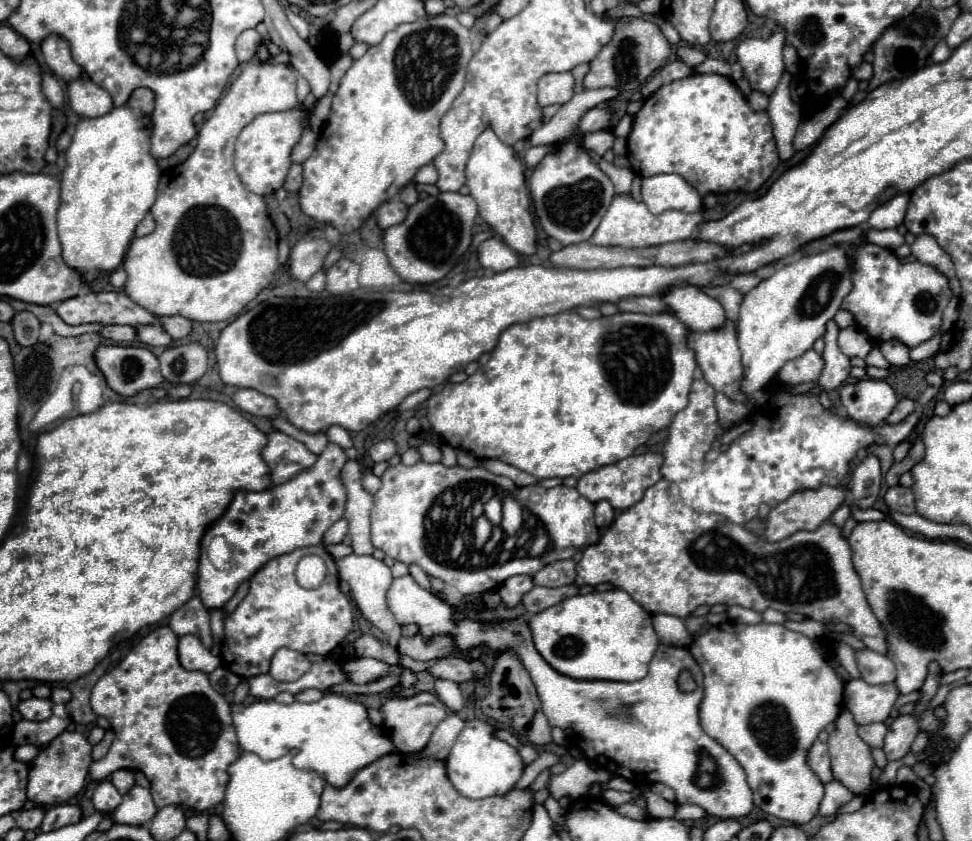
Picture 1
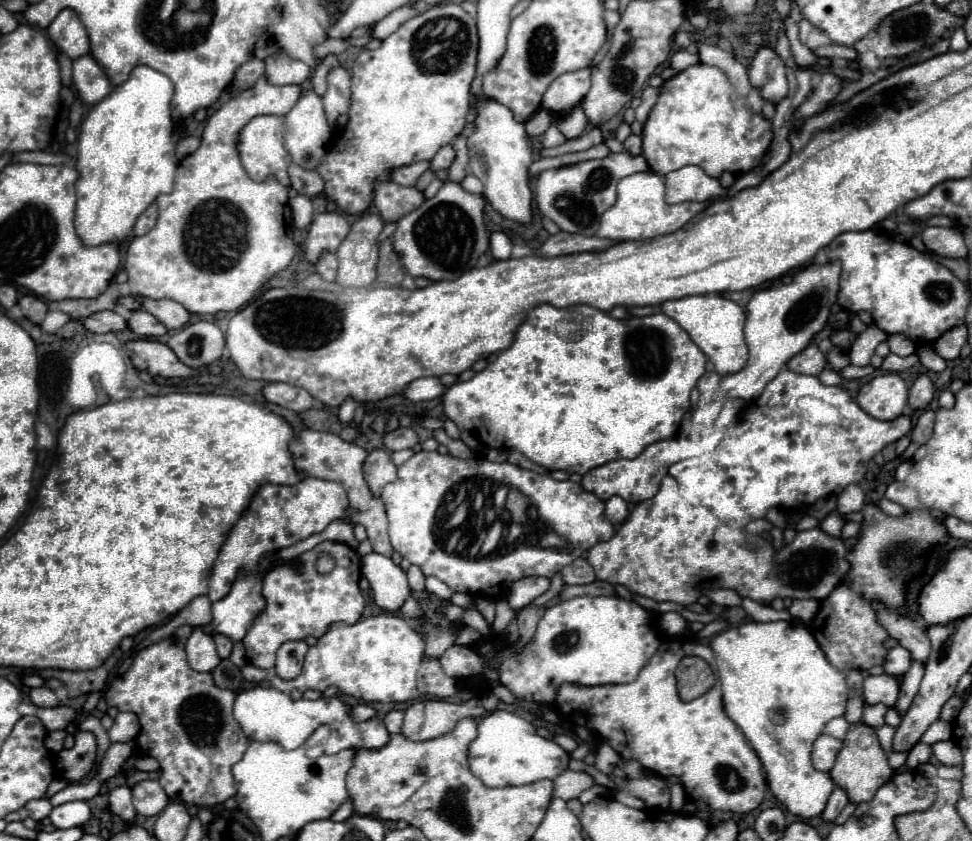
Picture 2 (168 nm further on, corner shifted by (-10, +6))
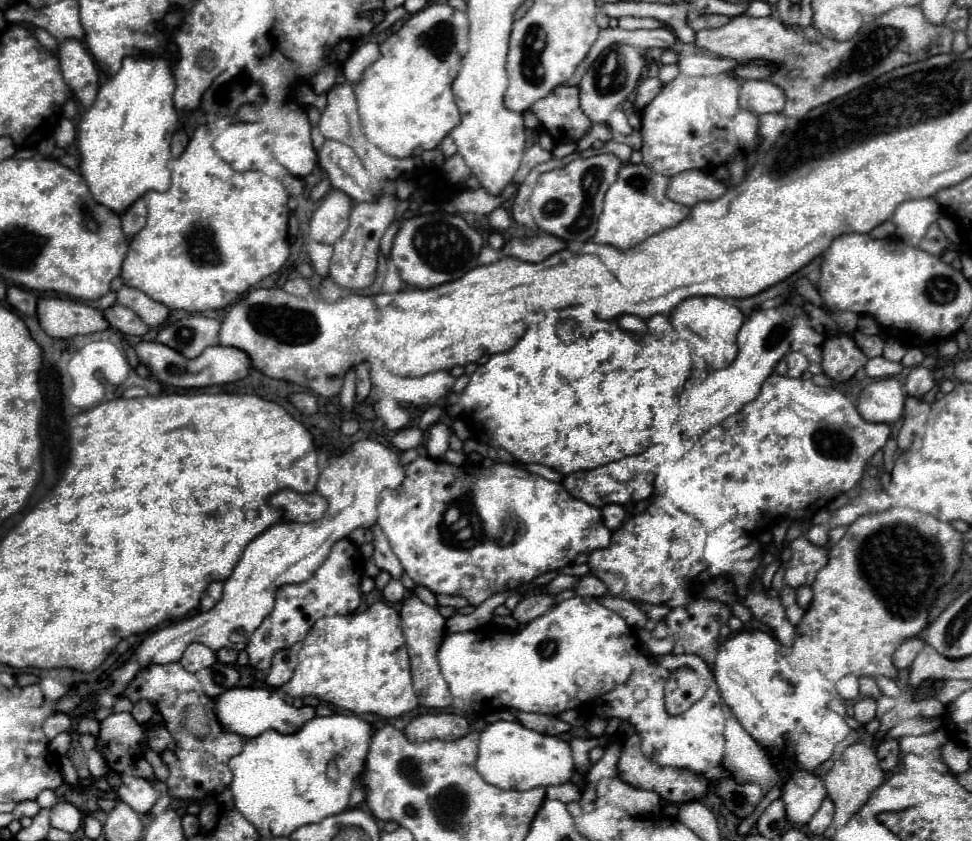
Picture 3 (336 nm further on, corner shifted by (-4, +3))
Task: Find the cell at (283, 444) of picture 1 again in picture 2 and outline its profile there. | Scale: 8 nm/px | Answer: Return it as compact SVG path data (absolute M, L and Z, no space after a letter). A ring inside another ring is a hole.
M302 429L296 433L296 437L290 441L288 445L290 455L294 457L294 467L300 475L312 475L312 477L320 477L320 479L328 479L328 481L338 481L344 485L348 499L350 499L350 507L354 509L354 513L350 515L352 523L364 525L366 533L368 533L368 541L372 543L372 549L376 553L382 555L392 555L392 545L388 539L388 521L386 521L386 511L384 511L384 503L380 497L374 497L366 479L364 479L364 471L362 465L366 461L366 449L356 445L356 443L346 443L342 441L338 435L334 433L320 433L320 431L310 431L310 429Z

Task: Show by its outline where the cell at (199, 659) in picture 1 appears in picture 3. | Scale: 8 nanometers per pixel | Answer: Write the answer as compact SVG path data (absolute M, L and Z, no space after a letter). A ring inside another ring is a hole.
M190 644L186 650L184 650L184 656L180 660L180 664L188 670L188 672L198 672L202 668L208 668L216 662L216 654L212 650L208 650L204 644Z

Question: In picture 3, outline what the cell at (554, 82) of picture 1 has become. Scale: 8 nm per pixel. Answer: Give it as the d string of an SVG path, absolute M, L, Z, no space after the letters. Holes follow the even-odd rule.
M576 86L554 88L546 98L532 104L532 112L556 142L578 142L592 126L580 110Z

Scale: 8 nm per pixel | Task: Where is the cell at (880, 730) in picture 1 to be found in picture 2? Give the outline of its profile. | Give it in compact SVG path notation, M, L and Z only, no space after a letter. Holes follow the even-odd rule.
M878 703L878 705L874 705L874 707L864 705L864 717L862 717L862 721L864 721L866 725L870 725L870 727L880 727L880 725L886 723L886 721L884 721L884 713L886 713L886 707L884 707L882 703Z

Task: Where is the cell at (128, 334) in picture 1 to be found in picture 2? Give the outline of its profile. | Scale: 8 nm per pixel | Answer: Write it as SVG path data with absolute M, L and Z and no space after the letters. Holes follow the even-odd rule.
M114 311L94 313L92 317L84 319L82 323L84 323L86 329L92 331L92 333L110 333L110 331L112 331L112 333L118 333L118 331L128 329L128 321L126 321L122 315L114 313Z

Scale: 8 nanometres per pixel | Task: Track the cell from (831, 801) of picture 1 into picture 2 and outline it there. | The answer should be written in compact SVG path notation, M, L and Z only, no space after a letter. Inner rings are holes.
M836 787L836 789L832 791L828 803L826 803L826 809L824 809L822 817L824 817L826 821L834 821L834 819L840 815L840 811L846 807L846 803L848 803L846 791L844 791L842 787Z

